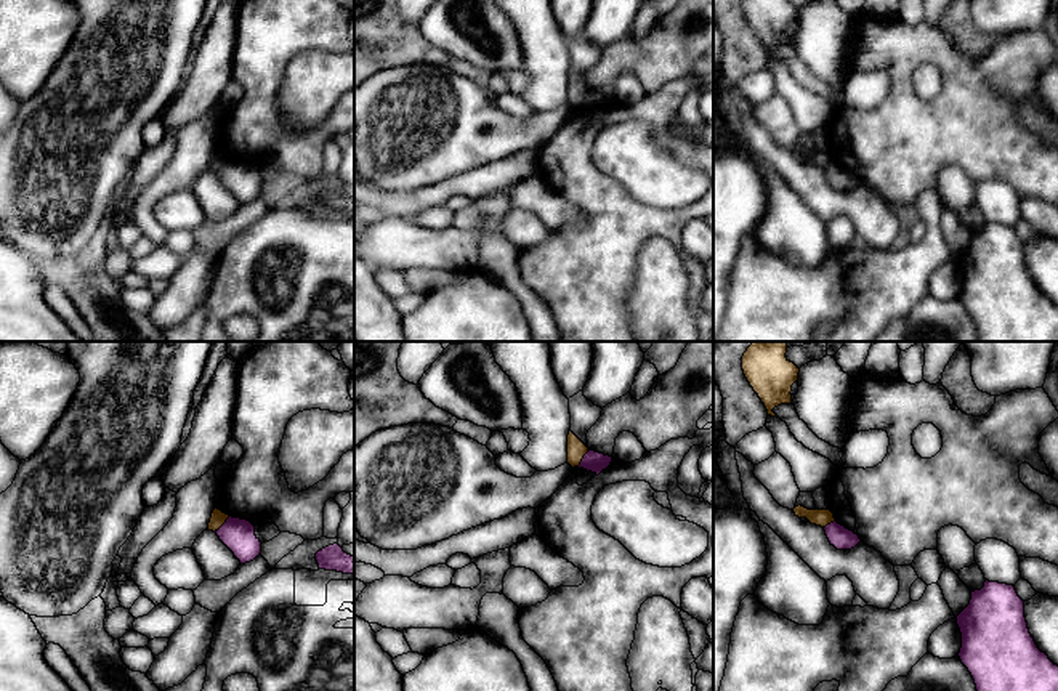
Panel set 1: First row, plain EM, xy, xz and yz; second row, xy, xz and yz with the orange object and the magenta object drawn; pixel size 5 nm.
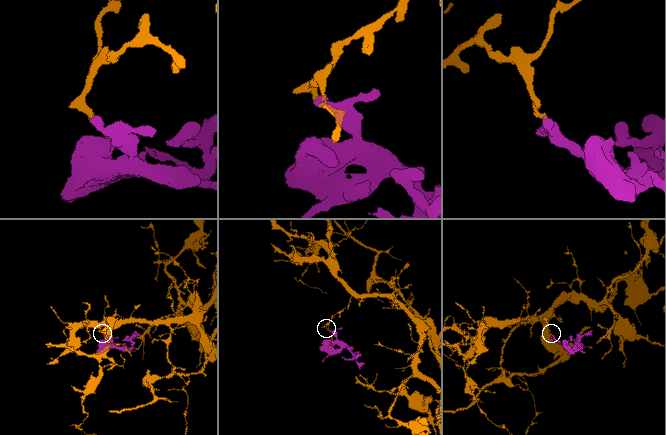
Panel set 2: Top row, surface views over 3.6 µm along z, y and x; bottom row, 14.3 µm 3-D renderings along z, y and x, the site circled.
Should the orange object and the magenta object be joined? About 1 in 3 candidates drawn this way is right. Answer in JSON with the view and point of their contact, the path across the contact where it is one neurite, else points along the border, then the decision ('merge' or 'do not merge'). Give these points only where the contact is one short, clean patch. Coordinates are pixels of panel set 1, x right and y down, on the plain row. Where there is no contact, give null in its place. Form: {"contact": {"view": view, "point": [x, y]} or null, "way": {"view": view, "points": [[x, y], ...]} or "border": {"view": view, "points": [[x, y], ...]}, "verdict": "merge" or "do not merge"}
{"contact": {"view": "xz", "point": [582, 98]}, "border": {"view": "xz", "points": [[589, 90], [577, 108]]}, "verdict": "do not merge"}

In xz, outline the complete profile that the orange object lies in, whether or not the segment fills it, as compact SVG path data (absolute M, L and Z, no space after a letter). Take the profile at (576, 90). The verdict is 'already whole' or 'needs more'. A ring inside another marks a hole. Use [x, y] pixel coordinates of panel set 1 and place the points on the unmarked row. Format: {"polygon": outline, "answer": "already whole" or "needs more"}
{"polygon": "M569 71L567 75L567 104L574 109L579 107L588 88Z", "answer": "already whole"}

